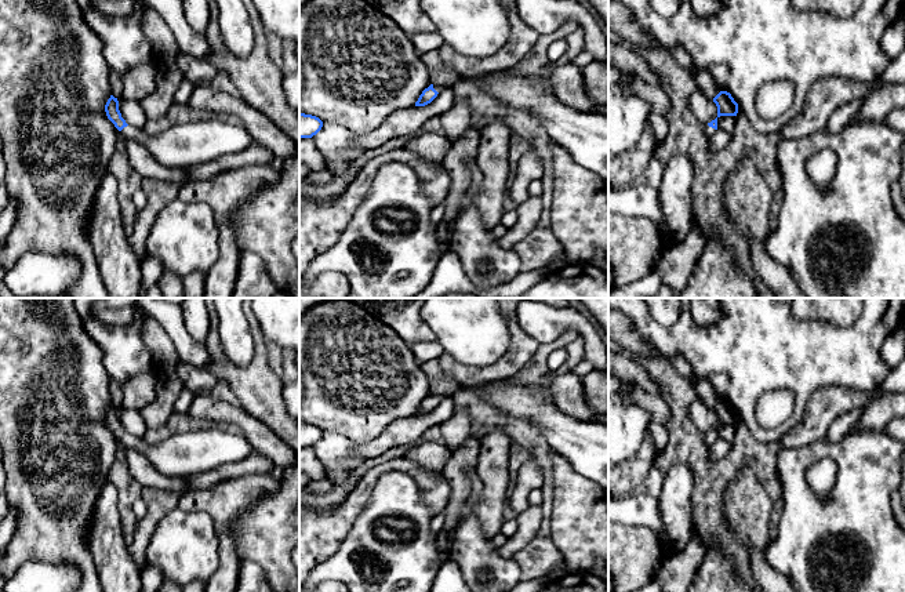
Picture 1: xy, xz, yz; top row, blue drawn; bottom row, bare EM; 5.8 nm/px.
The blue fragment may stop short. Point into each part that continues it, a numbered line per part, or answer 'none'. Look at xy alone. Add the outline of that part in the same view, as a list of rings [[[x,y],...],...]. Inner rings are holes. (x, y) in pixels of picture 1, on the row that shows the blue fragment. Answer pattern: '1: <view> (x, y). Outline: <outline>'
1: xy (191, 144). Outline: [[[212,117],[166,128],[156,135],[143,128],[124,127],[120,134],[137,139],[167,168],[186,168],[237,153],[255,144],[243,124]]]

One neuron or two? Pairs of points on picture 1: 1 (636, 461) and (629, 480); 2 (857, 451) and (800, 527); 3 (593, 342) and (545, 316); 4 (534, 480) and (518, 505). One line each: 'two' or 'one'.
1: one
2: one
3: one
4: one

